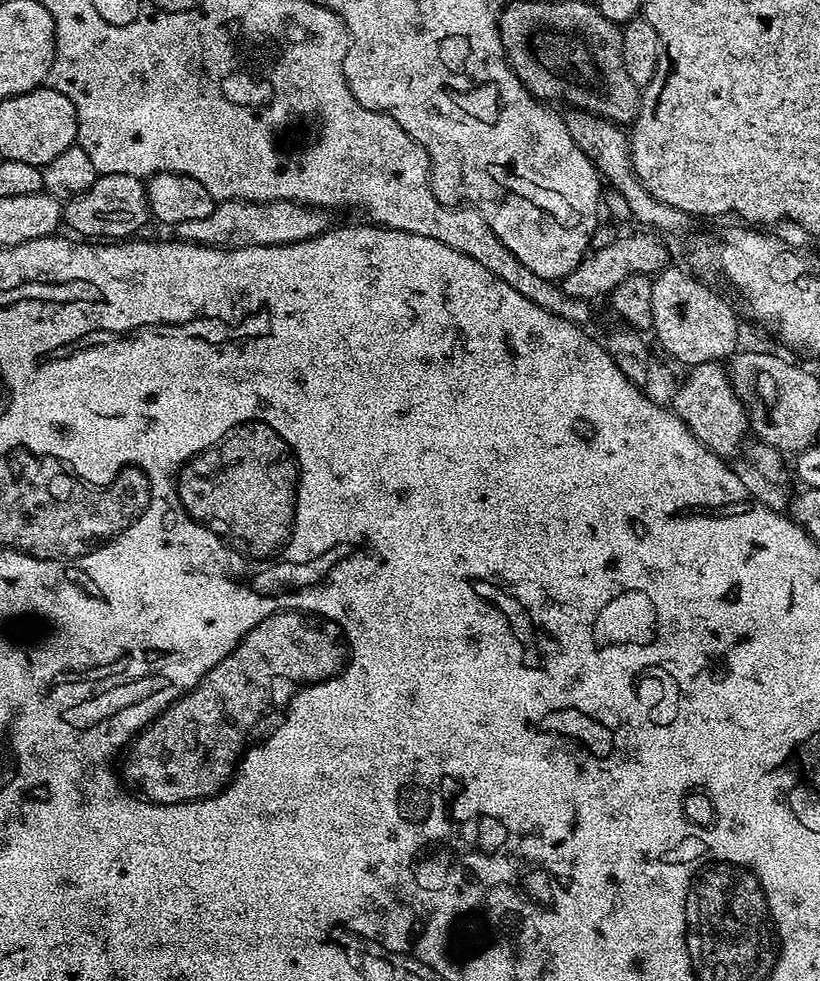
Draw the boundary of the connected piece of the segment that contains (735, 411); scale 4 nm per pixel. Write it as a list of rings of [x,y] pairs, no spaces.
[[[698,364],[691,369],[688,381],[675,389],[670,404],[681,422],[698,438],[709,452],[729,458],[736,452],[744,430],[745,405],[736,395],[725,369],[712,364]]]

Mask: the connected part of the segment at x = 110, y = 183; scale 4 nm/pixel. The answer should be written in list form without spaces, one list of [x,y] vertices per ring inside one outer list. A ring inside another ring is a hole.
[[[122,174],[97,175],[94,186],[86,194],[76,196],[63,205],[63,223],[72,227],[77,237],[103,238],[108,242],[120,242],[132,238],[144,223],[150,220],[146,184],[139,176]]]

